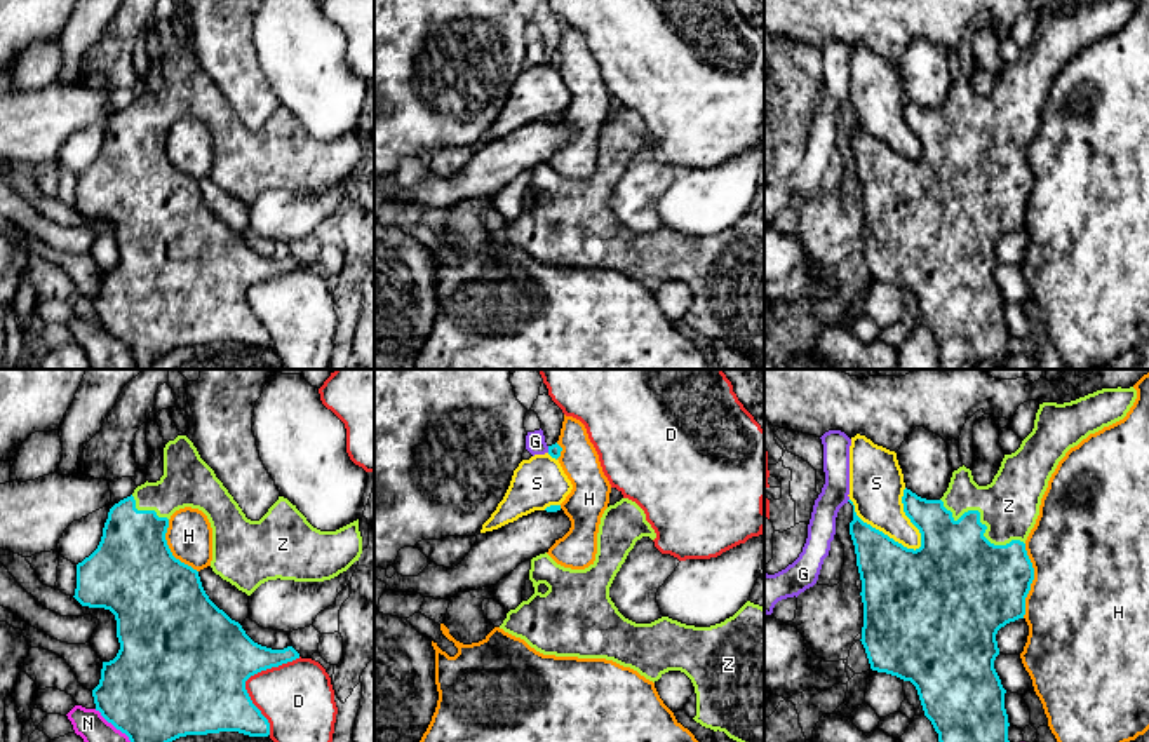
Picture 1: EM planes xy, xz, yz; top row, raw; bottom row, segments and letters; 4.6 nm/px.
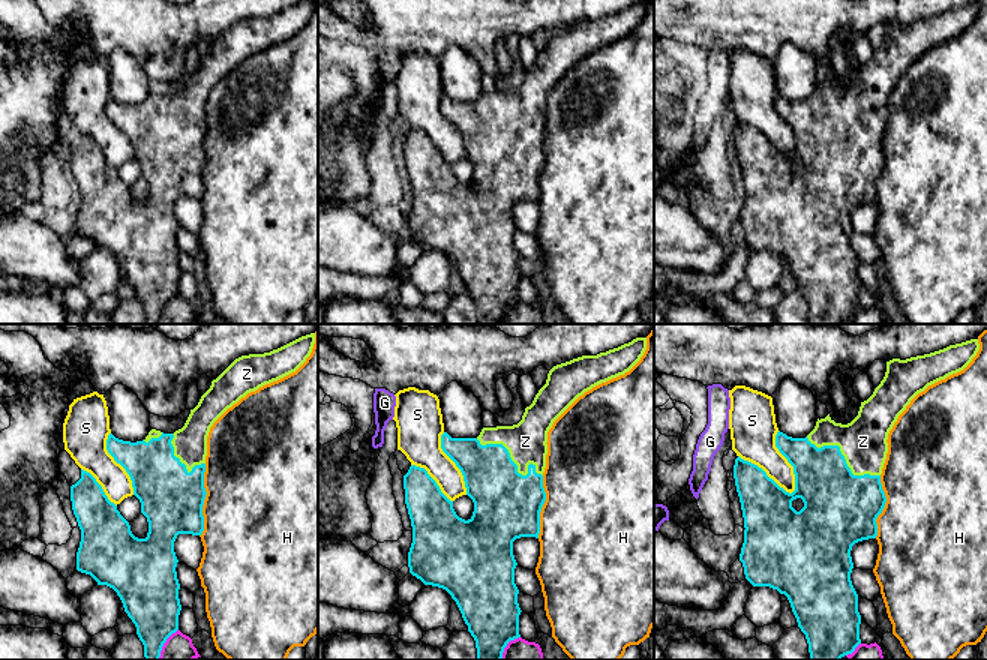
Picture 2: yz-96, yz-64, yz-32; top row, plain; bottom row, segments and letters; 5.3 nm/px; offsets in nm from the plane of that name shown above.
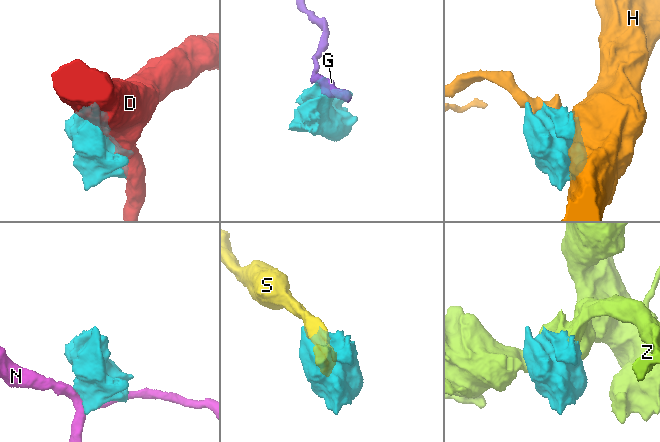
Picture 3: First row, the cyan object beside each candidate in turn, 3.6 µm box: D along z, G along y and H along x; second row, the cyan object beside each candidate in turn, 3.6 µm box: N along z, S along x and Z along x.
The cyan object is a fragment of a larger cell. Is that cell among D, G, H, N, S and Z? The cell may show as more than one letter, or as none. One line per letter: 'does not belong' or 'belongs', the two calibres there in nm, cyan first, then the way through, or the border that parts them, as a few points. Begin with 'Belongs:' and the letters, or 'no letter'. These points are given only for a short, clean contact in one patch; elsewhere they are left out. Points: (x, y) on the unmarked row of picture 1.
Belongs: Z
D: does not belong; calibres 500 and 340 nm
G: does not belong; calibres 60 and 100 nm; border xz (547, 56), (549, 61)
H: does not belong; calibres 420 and 500 nm
N: does not belong; calibres 480 and 200 nm
S: does not belong; calibres 340 and 260 nm
Z: belongs; calibres 400 and 280 nm

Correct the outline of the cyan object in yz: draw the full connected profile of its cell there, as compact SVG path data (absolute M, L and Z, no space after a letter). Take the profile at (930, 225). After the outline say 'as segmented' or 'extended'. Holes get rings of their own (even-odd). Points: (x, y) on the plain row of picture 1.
M1097 0L1071 12L1043 12L1036 23L1032 42L1020 57L1005 64L998 84L987 96L973 91L964 75L952 82L940 110L926 110L904 99L904 122L921 143L921 157L907 159L883 141L863 132L853 115L850 145L855 155L862 190L863 237L862 254L872 280L910 291L919 305L924 326L931 331L940 352L940 369L975 369L984 361L1001 362L1008 354L1006 300L994 279L999 265L996 244L1001 237L1025 225L1025 207L1034 190L1034 178L1025 150L1039 125L1048 91L1065 63L1090 44L1126 26L1137 0Z | extended

